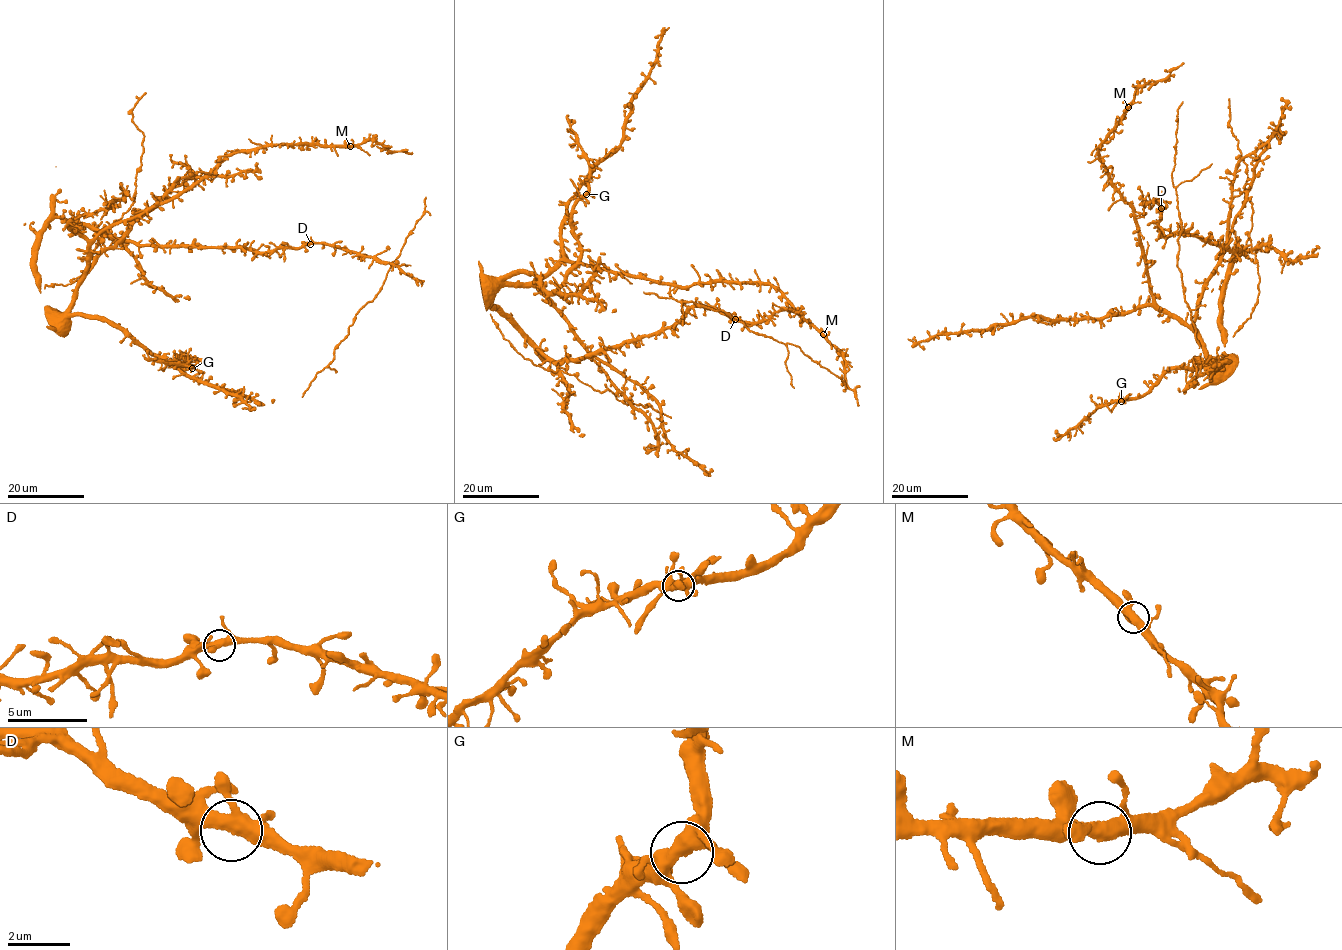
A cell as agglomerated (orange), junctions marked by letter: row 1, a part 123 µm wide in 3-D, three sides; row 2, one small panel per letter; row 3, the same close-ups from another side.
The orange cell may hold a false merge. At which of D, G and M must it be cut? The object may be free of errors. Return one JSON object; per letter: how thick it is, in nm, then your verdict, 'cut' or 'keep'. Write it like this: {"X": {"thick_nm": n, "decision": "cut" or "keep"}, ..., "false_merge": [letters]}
{"D": {"thick_nm": 400, "decision": "keep"}, "G": {"thick_nm": 400, "decision": "keep"}, "M": {"thick_nm": 400, "decision": "keep"}, "false_merge": []}

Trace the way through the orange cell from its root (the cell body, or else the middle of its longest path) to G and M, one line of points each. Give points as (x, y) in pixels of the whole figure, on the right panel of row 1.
G: (1216, 265), (1195, 324), (1205, 362), (1192, 357), (1214, 363), (1170, 369), (1149, 391), (1121, 401)
M: (1216, 265), (1191, 324), (1186, 325), (1155, 303), (1132, 210), (1115, 190), (1097, 154), (1128, 107)

